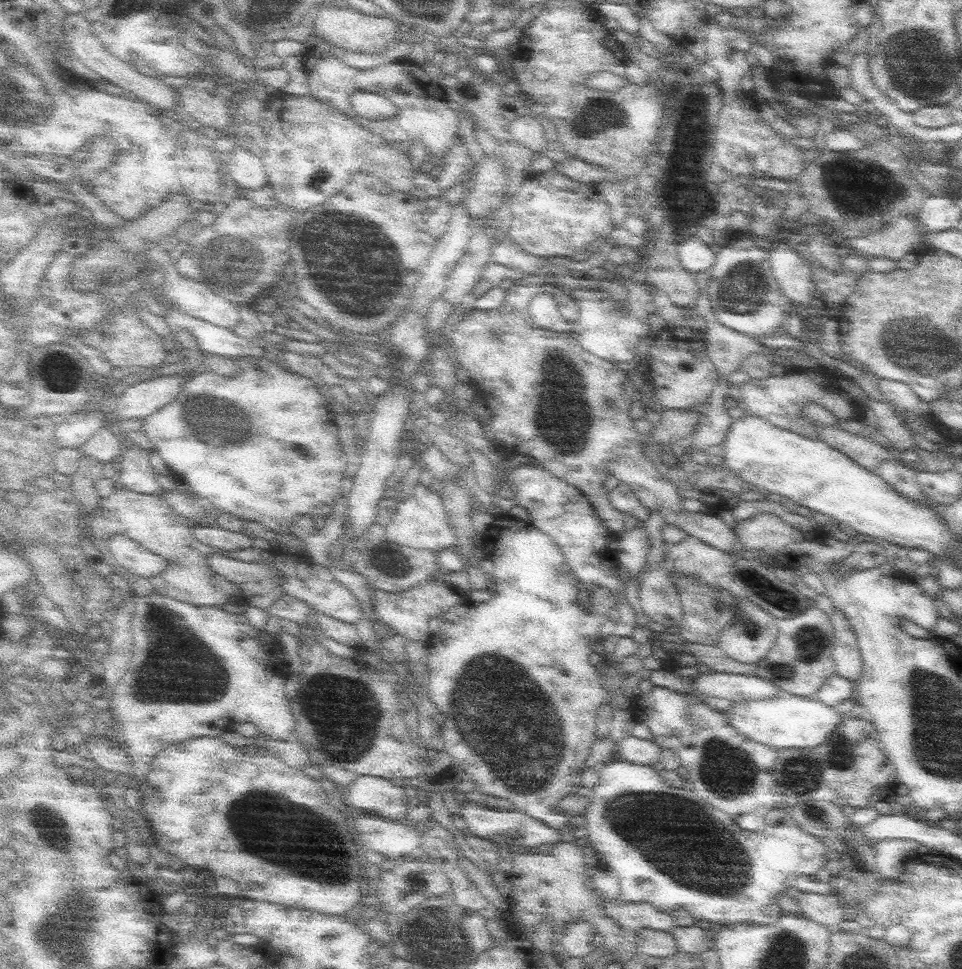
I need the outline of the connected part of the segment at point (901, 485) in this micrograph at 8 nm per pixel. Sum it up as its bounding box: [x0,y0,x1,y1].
[877,458,927,503]

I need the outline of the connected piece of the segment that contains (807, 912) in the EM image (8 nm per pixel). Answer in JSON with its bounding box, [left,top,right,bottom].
[797,892,844,930]

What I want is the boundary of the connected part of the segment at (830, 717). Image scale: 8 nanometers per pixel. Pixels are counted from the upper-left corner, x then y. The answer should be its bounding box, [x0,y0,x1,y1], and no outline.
[723,693,845,750]

